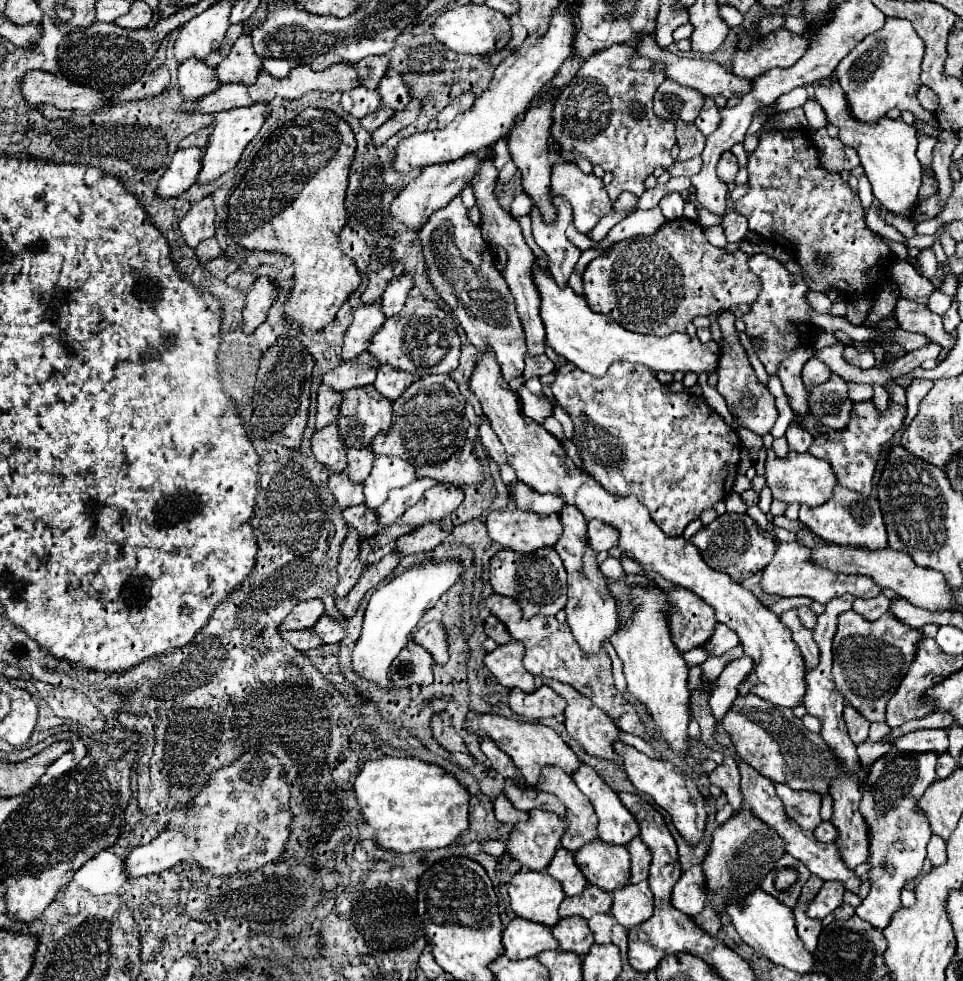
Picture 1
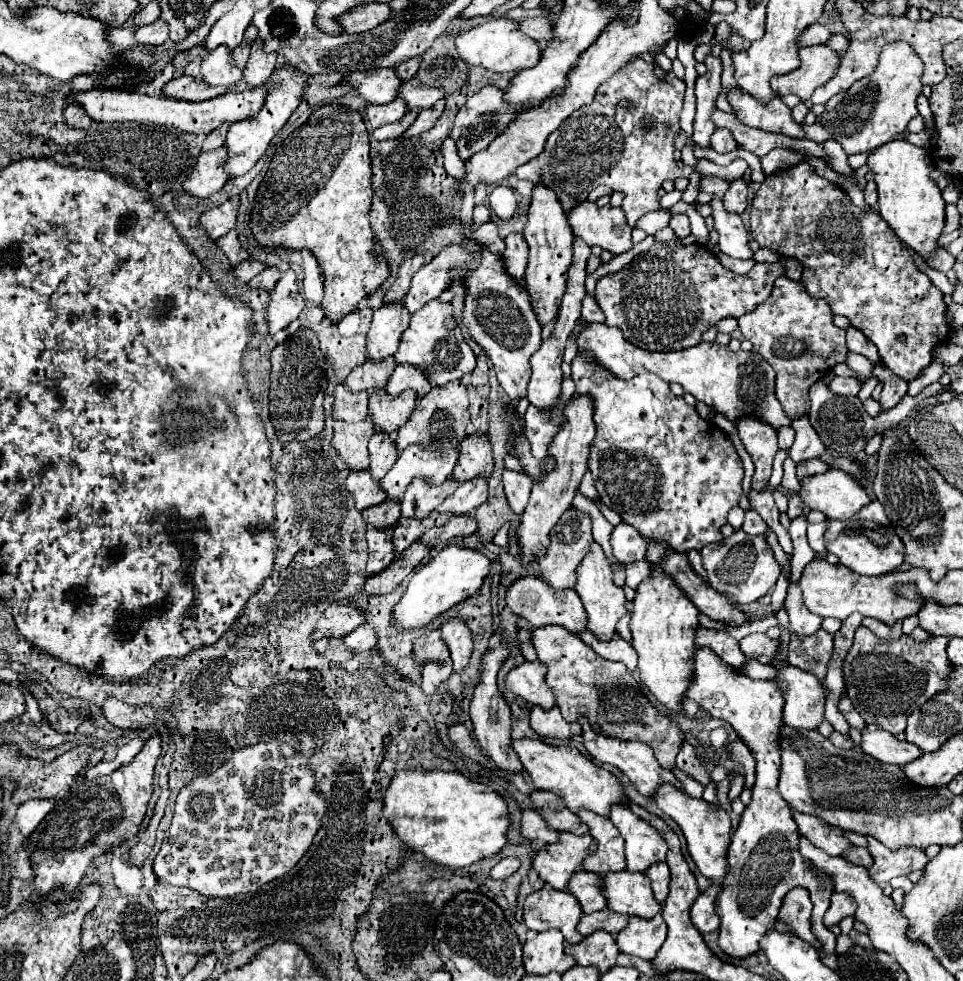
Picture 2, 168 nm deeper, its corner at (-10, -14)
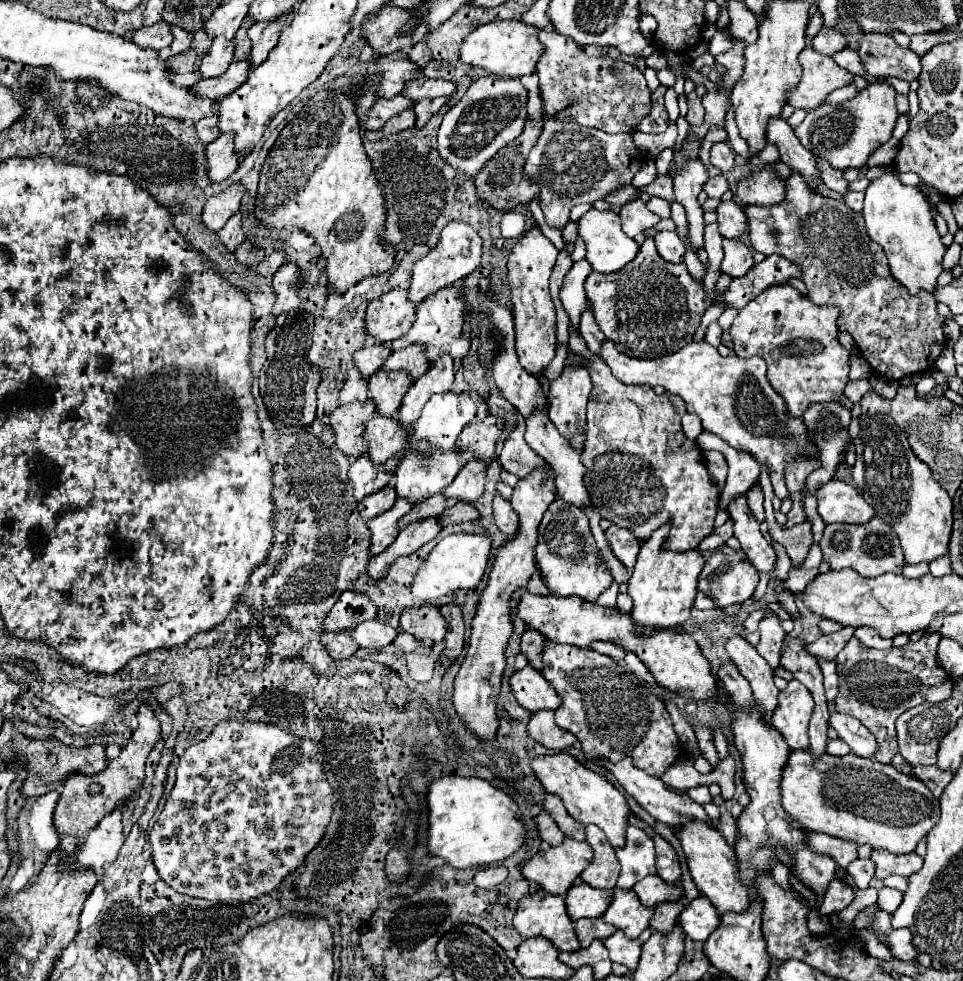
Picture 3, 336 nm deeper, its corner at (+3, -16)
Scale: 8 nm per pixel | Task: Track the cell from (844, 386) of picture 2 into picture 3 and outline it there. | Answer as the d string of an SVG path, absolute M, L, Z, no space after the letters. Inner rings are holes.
M856 380L856 382L848 382L848 384L846 384L844 396L856 404L856 402L860 402L860 398L862 398L866 392L870 392L870 390L872 390L872 388L870 388L870 382L868 382L868 380Z

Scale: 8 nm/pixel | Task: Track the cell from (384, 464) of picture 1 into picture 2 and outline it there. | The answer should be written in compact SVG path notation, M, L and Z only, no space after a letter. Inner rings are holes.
M409 446L407 450L399 452L397 462L393 468L385 474L381 480L383 490L387 492L389 498L401 498L411 482L411 478L419 476L425 478L429 484L439 484L447 480L457 464L459 458L459 446L453 446L445 450L441 456L437 456L431 448L423 446Z

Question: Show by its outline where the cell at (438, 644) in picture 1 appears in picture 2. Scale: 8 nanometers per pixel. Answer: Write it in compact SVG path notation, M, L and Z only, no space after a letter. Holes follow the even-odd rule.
M451 618L441 626L443 640L449 646L451 660L453 660L453 670L459 672L461 668L467 666L471 652L473 652L473 634L467 628L467 624L461 618Z

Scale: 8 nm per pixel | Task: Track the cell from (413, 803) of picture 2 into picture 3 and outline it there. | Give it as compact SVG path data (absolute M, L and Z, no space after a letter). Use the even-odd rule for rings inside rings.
M444 776L432 780L426 792L428 838L426 848L452 868L474 868L496 864L514 854L524 842L520 810L510 796L480 778Z

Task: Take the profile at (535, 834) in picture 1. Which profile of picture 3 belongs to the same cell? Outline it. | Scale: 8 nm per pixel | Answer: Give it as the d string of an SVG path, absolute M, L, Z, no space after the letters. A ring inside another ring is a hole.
M564 838L564 842L560 846L550 846L538 854L534 854L522 868L522 874L526 880L540 884L540 888L548 894L556 894L556 896L566 896L566 890L574 884L574 880L580 876L580 872L586 868L586 864L590 864L592 860L592 848L586 842L578 842L572 838Z

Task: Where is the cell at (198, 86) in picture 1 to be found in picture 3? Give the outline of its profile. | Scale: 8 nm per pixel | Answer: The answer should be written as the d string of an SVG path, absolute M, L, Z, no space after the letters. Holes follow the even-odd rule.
M224 36L214 38L210 50L206 52L206 56L202 58L202 64L200 64L202 78L222 76L232 62L232 52L234 52L234 42L232 40L226 40Z

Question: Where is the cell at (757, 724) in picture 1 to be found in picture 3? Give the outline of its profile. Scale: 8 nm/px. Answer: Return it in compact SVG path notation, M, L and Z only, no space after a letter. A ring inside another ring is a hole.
M790 750L782 770L782 808L806 830L868 844L890 854L910 854L938 822L936 798L912 776L898 772L890 764L854 754L814 758L810 750Z

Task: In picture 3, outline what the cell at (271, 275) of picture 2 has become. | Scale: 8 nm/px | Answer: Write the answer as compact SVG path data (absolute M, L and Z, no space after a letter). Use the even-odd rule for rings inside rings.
M270 252L270 254L266 254L266 258L254 268L254 272L258 272L258 276L268 276L268 278L272 278L274 272L284 264L284 260L286 260L284 252Z

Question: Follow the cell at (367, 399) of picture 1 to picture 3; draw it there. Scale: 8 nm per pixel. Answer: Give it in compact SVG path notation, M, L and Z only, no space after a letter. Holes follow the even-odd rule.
M378 370L374 376L368 378L368 390L370 400L374 400L376 410L380 416L392 418L396 410L400 408L400 402L404 394L408 392L412 380L406 376L406 372L384 372Z

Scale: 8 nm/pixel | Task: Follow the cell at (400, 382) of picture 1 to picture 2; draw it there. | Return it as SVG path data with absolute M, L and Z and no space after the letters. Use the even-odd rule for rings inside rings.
M397 364L395 372L391 374L391 378L387 382L387 390L389 390L389 394L397 396L405 388L413 388L419 396L423 396L423 394L427 394L427 390L431 390L431 384L427 382L425 374L417 366Z

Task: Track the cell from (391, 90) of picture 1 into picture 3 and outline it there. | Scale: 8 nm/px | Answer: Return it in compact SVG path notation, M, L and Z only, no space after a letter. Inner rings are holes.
M416 78L416 80L408 80L406 88L402 90L402 94L414 102L422 100L422 98L438 98L438 96L450 96L454 92L454 84L446 82L446 80L430 80L430 78Z

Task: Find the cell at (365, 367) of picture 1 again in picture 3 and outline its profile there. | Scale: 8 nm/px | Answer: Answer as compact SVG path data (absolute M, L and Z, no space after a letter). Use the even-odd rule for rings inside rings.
M372 344L368 348L360 348L354 354L354 366L362 374L362 378L370 378L374 372L382 368L386 358L390 356L390 346L388 344Z

